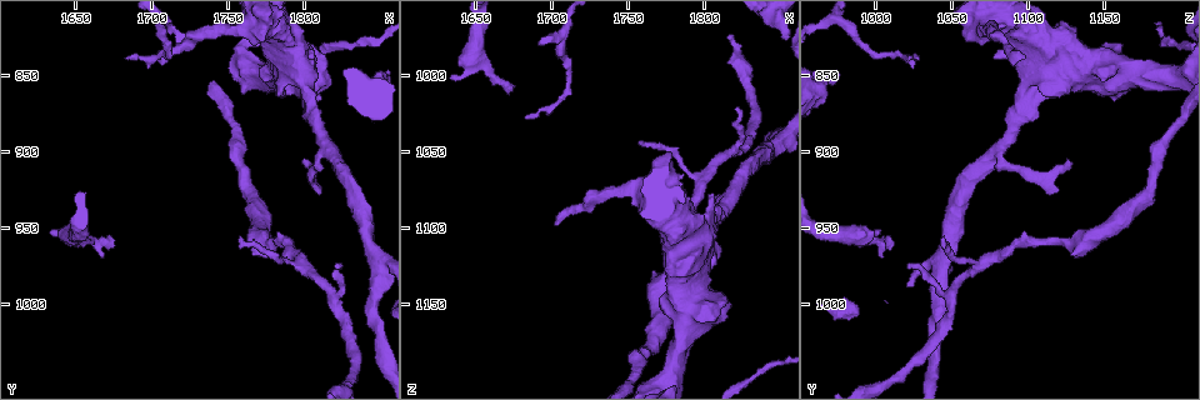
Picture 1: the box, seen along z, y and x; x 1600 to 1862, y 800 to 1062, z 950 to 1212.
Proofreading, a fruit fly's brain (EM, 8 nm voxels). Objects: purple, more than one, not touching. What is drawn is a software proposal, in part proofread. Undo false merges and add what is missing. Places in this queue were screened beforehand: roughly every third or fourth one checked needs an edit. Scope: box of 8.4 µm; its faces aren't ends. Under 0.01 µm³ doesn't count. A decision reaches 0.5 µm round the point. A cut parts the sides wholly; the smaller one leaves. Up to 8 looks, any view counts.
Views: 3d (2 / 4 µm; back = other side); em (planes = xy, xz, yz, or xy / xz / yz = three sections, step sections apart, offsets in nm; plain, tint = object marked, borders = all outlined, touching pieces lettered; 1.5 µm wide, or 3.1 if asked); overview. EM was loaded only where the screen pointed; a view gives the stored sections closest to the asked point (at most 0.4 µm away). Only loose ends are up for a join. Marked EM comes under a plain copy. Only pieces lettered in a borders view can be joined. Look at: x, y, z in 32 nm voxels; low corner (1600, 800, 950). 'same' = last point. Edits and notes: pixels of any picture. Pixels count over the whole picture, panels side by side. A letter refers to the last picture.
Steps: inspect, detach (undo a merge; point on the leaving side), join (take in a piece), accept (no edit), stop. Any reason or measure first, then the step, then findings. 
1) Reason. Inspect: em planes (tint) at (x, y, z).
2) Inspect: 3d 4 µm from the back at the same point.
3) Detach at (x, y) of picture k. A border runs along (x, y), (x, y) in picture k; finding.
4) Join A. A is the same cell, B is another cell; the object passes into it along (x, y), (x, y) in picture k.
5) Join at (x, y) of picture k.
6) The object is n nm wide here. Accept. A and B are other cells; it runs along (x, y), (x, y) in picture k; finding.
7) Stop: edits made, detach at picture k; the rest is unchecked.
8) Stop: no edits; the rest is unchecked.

An open end. Inspect: 3d 2 µm from the back at (1820, 972, 1020).

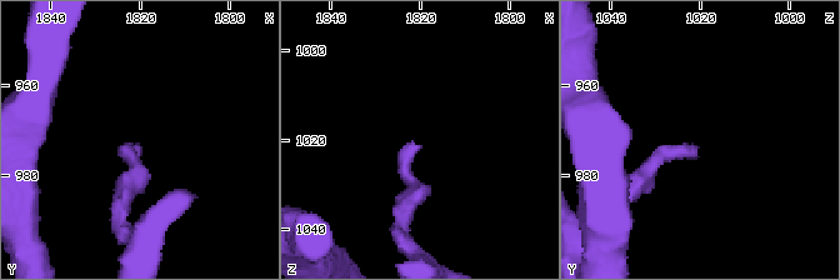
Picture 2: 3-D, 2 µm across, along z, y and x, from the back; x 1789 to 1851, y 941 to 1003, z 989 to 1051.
Inspect: em planes (borders) at (1819, 973, 1021).

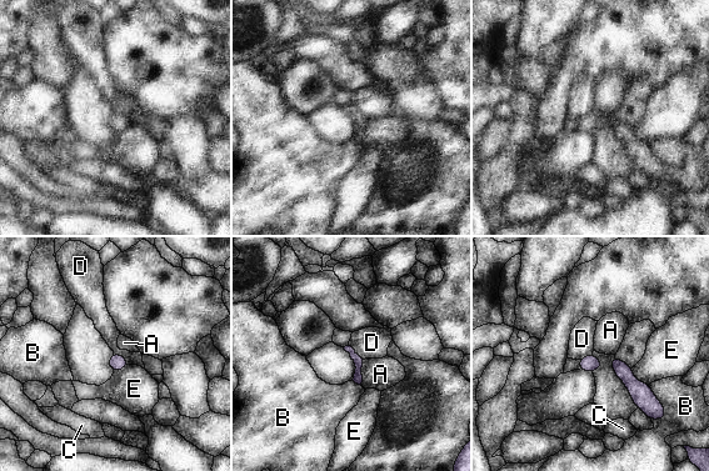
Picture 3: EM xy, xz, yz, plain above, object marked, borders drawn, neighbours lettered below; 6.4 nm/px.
Accept. A, B, C, D and E are other cells; none of them fits.

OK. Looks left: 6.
End of a long branch. Inspect: 3d 2 µm from the back at (1702, 838, 1098).

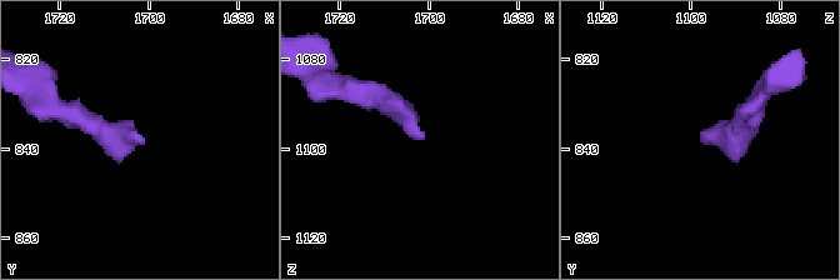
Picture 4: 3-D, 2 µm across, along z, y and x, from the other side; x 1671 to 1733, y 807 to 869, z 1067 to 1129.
Now the EM. Inspect: em planes (borders) at (1701, 838, 1098).

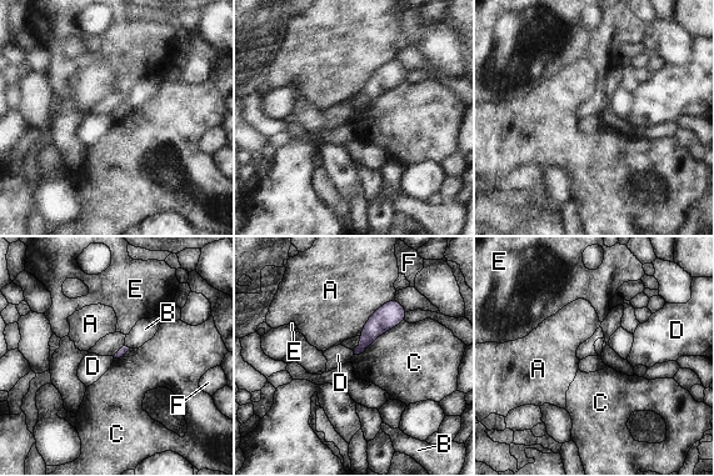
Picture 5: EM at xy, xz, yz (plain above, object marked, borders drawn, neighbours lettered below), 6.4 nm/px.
The longest contact is with C, 400 nm. Accept. A, B, C, D, E and F are other cells; a border runs along (404, 319), (354, 355) in picture 5; none of them fits.

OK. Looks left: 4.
Abrupt turn. Inspect: 3d 4 µm at (1786, 856, 1124).

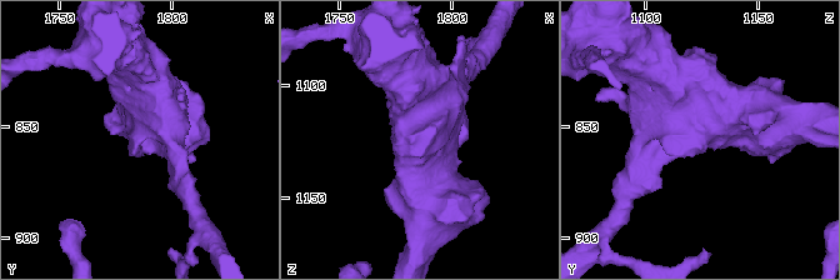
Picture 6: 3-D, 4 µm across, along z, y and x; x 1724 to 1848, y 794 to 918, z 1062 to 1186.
Inspect: em planes (borders) at the same point.

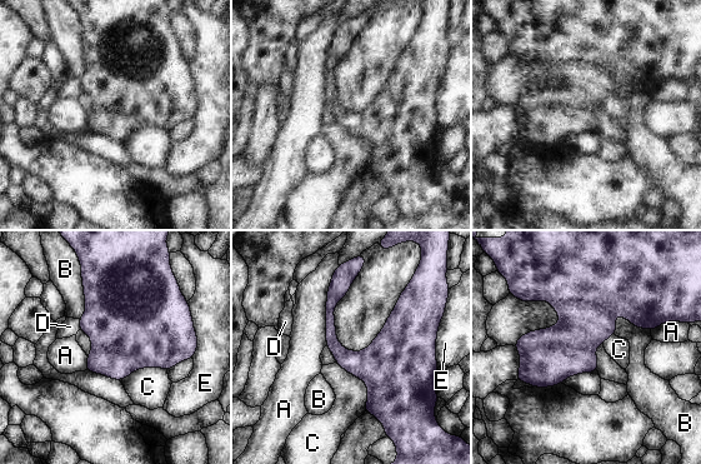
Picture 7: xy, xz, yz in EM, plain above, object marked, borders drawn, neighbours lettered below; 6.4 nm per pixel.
The object is 220 nm wide here; the longest contact is with A, 550 nm. Accept. A, B, C, D and E are other cells; continuous, no second neuron.

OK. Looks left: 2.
An open end. Inspect: em planes (borders) at (1672, 964, 1010).

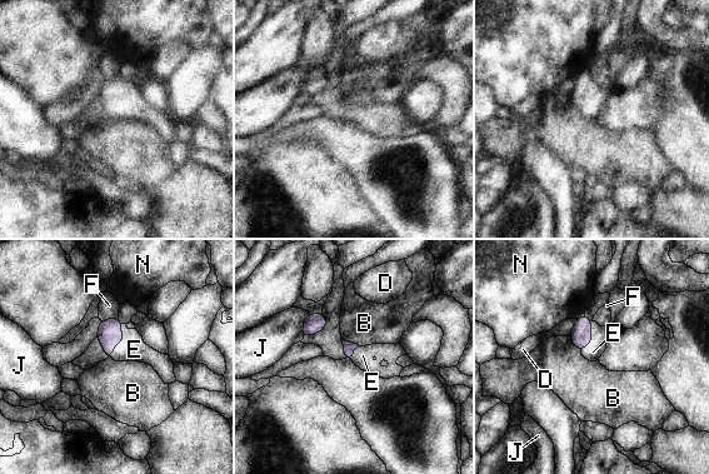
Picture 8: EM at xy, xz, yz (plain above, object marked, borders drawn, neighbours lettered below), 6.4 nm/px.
Join E. E is the same cell, B, D, F, J and N are other cells; the object passes into it along (109, 333), (121, 342), (134, 349) in picture 8; the neuron continues.

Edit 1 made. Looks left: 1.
Stop: edits made, join at picture 8; the rest is unchecked.

